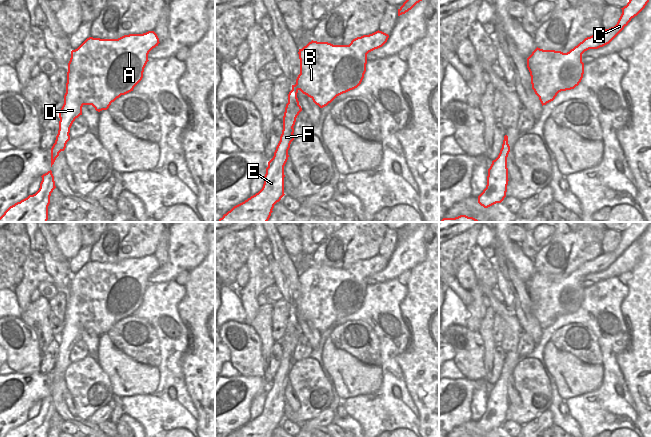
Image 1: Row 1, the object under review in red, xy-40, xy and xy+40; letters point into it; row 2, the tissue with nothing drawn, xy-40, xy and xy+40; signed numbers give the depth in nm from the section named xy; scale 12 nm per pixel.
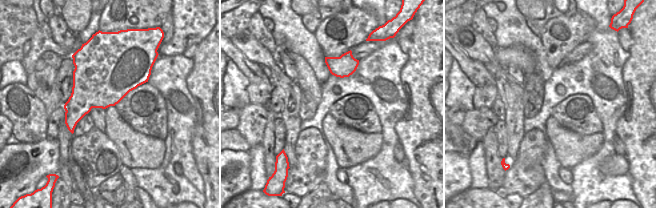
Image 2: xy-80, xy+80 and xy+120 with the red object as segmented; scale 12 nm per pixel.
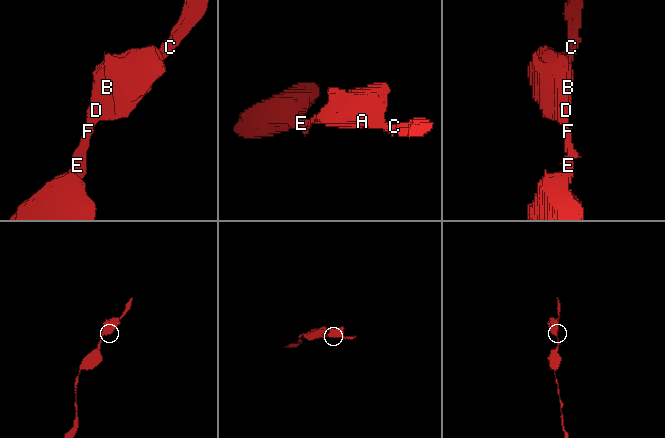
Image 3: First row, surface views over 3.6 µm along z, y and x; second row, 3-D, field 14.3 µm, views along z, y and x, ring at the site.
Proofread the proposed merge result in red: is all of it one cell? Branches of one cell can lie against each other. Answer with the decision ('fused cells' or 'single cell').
single cell

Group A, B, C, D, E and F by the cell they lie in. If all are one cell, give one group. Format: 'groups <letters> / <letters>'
groups A B C D E F

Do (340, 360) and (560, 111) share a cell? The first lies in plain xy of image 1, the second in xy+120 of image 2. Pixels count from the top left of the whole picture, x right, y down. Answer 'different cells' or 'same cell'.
different cells

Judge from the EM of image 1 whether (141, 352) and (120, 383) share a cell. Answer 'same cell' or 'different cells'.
different cells

